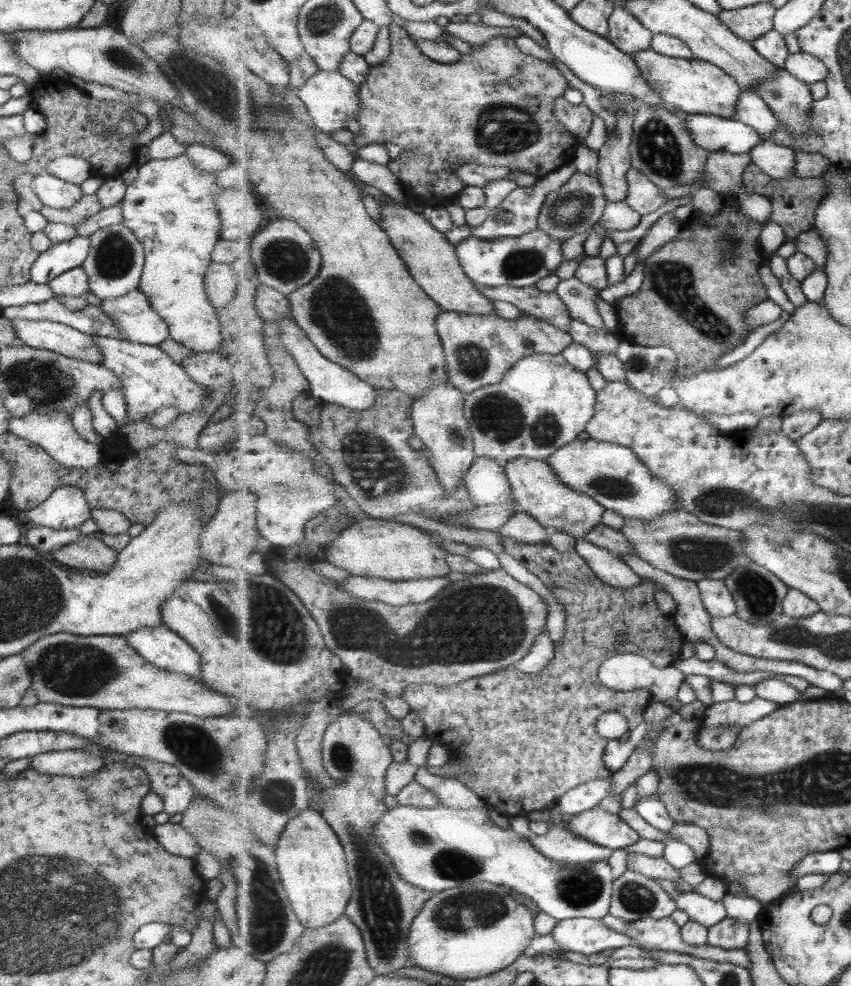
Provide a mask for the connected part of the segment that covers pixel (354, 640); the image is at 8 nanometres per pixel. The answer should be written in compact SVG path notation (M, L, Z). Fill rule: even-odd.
M295 545L273 549L271 553L260 556L257 567L279 579L302 600L319 623L328 647L344 662L346 674L359 678L361 683L347 690L346 703L351 707L364 700L383 703L386 698L402 696L405 687L411 683L453 686L496 673L525 658L548 624L548 605L542 596L504 568L466 576L463 580L451 582L444 592L427 602L399 608L376 600L361 602L342 591L338 581L318 573L313 566L314 561L319 559L301 545Z

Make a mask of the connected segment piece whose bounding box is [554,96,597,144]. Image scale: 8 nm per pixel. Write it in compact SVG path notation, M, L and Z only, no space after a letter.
M564 96L559 97L555 101L554 110L559 122L573 132L573 135L579 138L582 144L593 129L597 114L593 114L584 103L574 104Z

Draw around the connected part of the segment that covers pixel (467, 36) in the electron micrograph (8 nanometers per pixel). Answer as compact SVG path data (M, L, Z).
M451 21L444 27L451 36L461 38L473 46L485 44L487 41L497 36L517 38L521 35L525 35L519 28L515 28L514 26L501 28L500 26L487 26L482 23L472 24L468 21Z

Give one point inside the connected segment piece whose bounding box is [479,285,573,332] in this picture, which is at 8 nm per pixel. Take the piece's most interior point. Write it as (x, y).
(548, 306)

